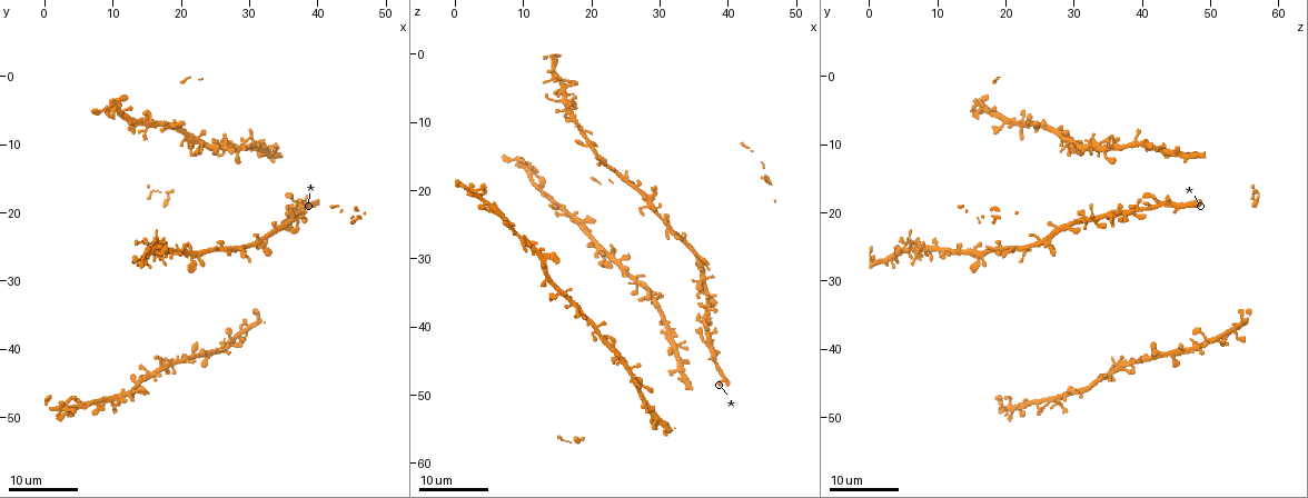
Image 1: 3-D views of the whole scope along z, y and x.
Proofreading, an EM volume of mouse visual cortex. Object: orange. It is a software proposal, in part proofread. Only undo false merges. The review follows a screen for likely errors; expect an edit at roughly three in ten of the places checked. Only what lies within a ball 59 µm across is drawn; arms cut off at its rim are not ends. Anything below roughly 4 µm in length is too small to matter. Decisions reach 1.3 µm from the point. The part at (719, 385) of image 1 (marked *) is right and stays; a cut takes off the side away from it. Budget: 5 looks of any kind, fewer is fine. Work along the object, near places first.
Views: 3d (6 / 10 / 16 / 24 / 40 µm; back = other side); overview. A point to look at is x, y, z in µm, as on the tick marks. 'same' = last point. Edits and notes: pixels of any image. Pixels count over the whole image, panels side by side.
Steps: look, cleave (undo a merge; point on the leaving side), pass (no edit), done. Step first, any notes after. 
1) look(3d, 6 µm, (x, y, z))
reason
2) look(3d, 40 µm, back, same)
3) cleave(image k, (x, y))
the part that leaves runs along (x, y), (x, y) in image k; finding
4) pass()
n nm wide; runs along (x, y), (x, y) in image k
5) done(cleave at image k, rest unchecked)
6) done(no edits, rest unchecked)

look(3d, 24 µm, (33.0, 10.5, 42.5))
thick turns thin

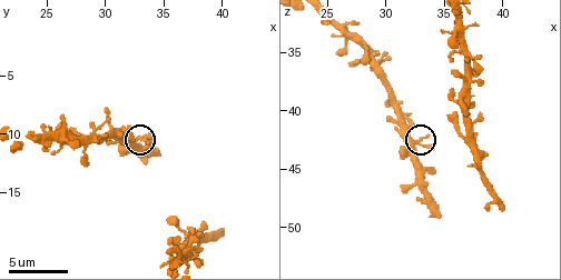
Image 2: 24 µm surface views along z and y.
look(3d, 10 µm, (33.2, 10.4, 42.2))
closer look

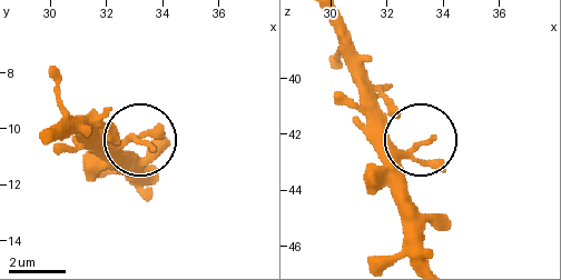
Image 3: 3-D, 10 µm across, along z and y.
pass()
one cell here

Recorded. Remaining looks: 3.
look(3d, 24 µm, (35.5, 22.0, 29.0))
three arms meet

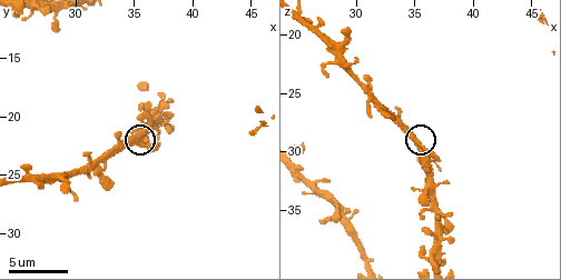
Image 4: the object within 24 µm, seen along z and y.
look(3d, 10 µm, (35.2, 22.2, 29.0))

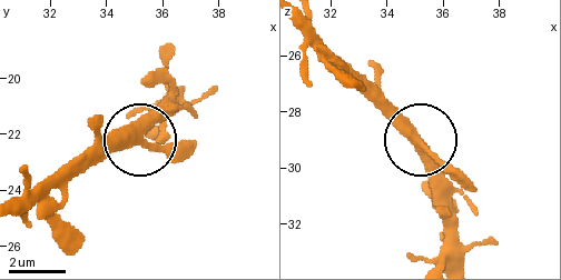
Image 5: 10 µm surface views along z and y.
pass()
side arm 15 µm; 3 arms; one cell here

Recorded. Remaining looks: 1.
done(no edits, rest unchecked)

